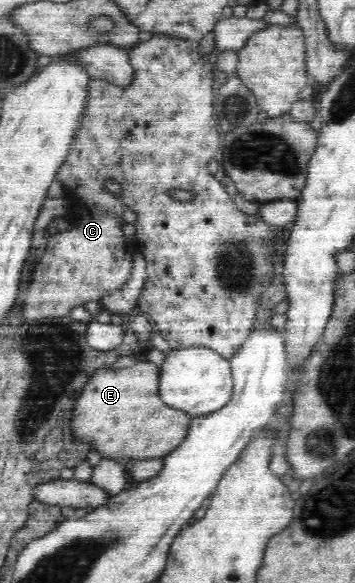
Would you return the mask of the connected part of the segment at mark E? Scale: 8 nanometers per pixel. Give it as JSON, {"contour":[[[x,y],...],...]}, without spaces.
{"contour":[[[150,361],[137,363],[133,367],[99,369],[87,381],[79,395],[69,431],[81,443],[93,447],[113,461],[125,465],[127,461],[139,461],[171,453],[187,435],[191,415],[179,412],[165,404],[159,396],[161,369]]]}

